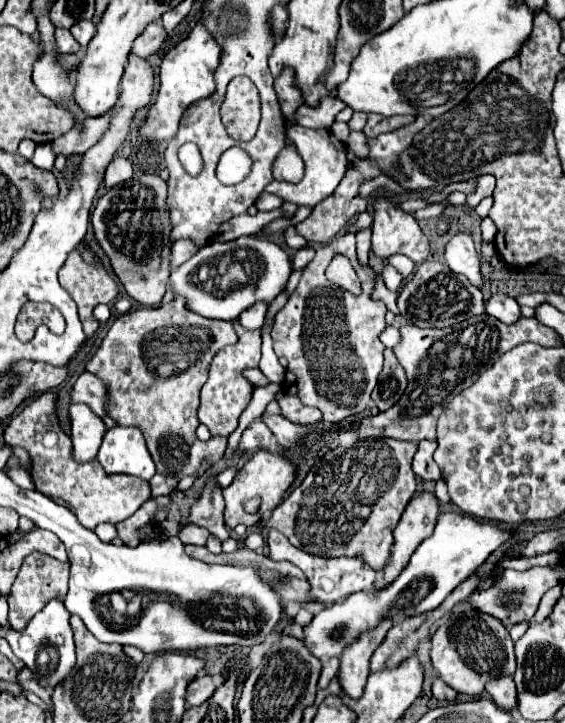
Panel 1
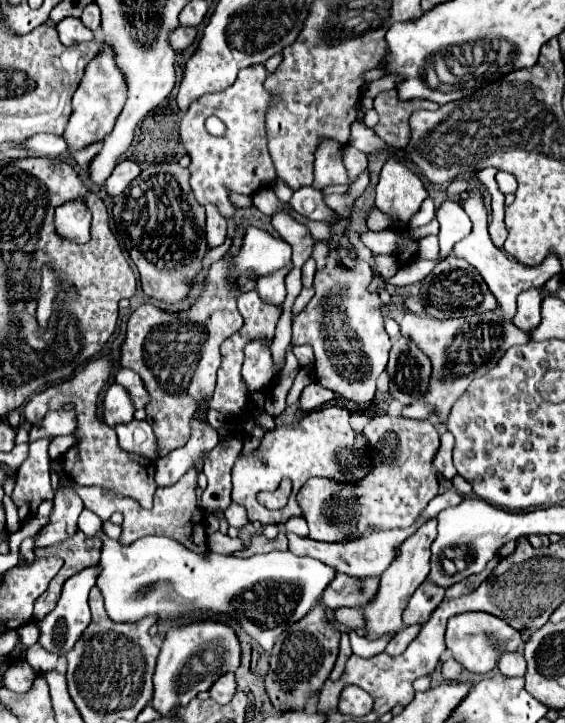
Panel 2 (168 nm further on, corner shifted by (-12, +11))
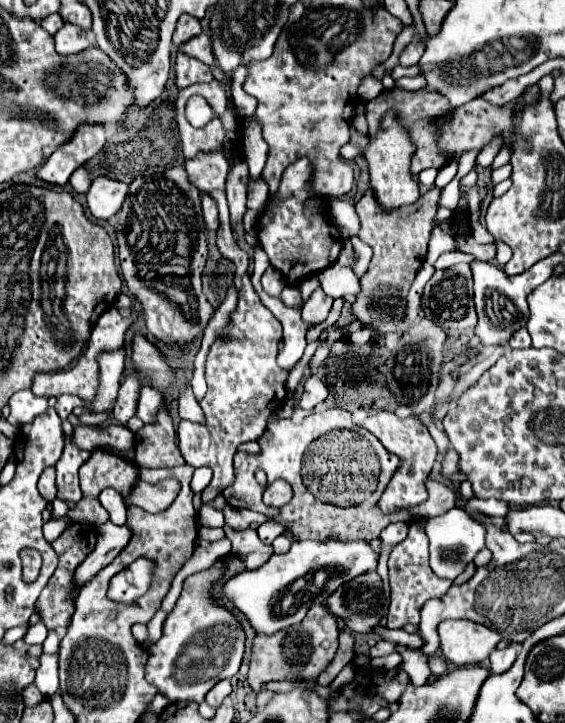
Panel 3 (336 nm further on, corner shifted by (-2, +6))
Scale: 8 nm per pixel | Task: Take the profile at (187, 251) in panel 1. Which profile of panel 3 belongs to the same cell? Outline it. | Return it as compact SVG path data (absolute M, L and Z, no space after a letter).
M202 194L202 212L204 212L206 228L214 232L214 230L218 228L218 206L216 206L216 202L214 202L210 196L206 196L206 194Z

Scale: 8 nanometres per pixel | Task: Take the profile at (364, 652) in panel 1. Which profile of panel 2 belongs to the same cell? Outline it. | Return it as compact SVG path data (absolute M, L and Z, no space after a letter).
M436 519L426 521L412 537L408 537L402 545L400 545L400 557L396 557L390 565L390 569L384 571L382 581L380 581L380 589L378 595L372 603L368 603L364 607L364 615L366 615L366 631L370 639L376 639L384 633L392 633L398 631L404 623L402 623L402 611L406 609L412 593L420 587L420 583L428 577L428 565L430 565L430 545L436 539Z

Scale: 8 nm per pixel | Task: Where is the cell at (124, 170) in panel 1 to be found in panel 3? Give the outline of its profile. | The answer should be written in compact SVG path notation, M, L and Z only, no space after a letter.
M98 176L92 182L90 190L86 192L86 202L92 216L104 218L104 220L114 216L122 206L126 190L128 190L126 182L114 180L110 176Z

